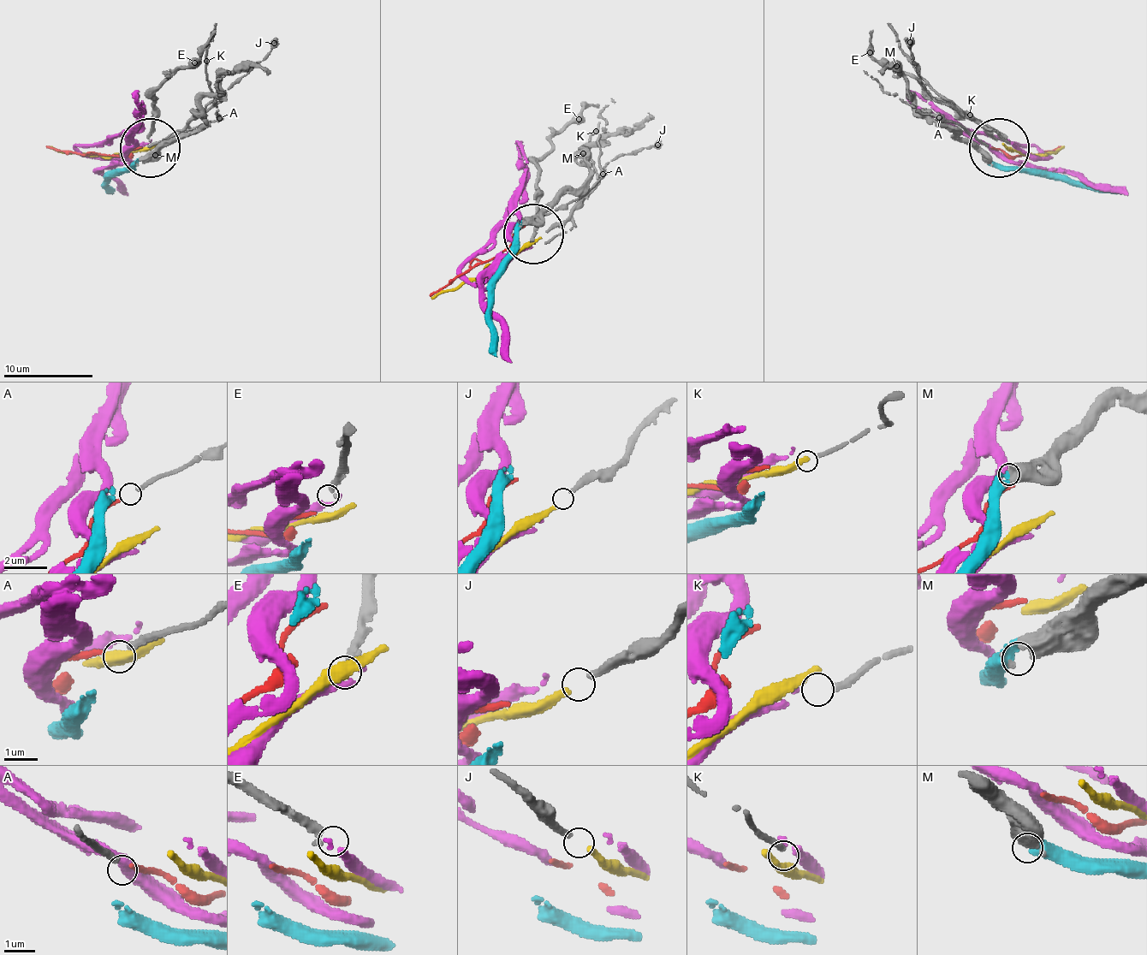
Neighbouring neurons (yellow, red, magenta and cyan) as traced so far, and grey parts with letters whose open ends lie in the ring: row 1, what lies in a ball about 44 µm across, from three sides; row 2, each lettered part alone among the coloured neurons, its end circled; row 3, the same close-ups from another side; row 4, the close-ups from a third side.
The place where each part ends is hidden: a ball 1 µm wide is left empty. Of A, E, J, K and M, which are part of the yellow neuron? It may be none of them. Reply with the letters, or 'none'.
J

